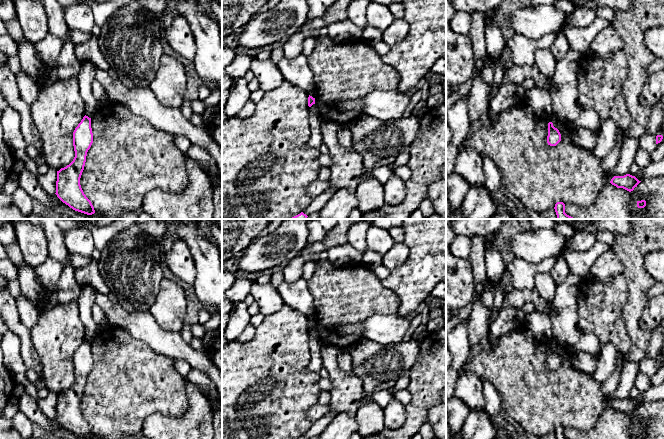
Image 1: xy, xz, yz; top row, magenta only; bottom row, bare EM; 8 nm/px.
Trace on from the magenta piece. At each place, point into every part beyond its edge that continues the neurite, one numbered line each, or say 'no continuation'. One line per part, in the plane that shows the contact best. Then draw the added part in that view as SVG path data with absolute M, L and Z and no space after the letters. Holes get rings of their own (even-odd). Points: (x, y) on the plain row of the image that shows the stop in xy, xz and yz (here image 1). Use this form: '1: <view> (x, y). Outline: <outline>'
no continuation

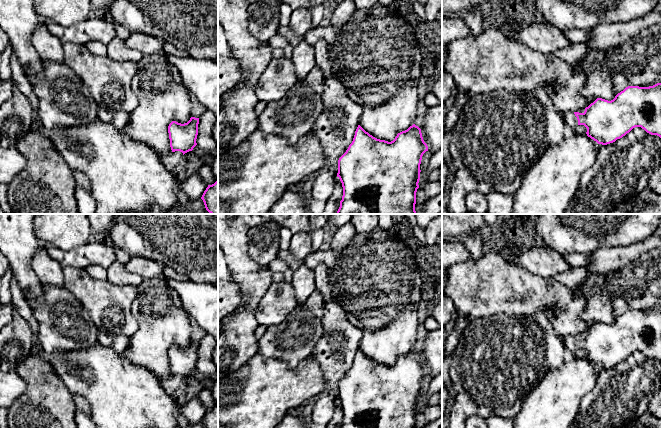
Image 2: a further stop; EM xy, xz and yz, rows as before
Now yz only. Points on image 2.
1: yz (571, 345). Outline: M567 335L564 337L564 344L565 344L565 348L567 350L568 356L571 356L578 349L577 341L572 335Z

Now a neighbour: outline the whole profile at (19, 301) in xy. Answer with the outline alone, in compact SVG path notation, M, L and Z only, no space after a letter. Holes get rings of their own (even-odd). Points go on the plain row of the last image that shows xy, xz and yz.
M13 276L13 278L11 279L10 291L12 293L12 304L14 305L18 313L29 323L34 332L31 355L40 358L40 354L44 350L38 340L37 321L33 317L31 307L26 301L26 298L23 295L23 292L15 276Z

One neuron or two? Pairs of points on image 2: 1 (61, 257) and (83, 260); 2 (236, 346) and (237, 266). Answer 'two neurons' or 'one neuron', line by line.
1: one neuron
2: one neuron

